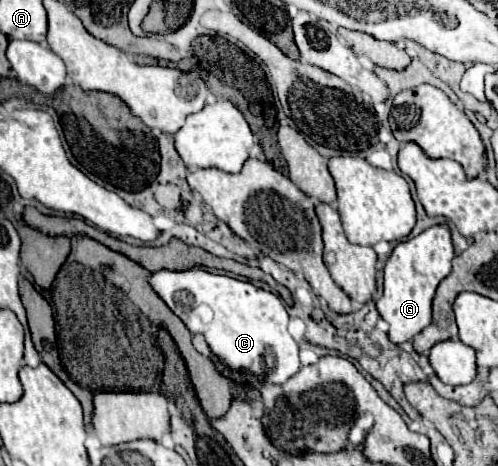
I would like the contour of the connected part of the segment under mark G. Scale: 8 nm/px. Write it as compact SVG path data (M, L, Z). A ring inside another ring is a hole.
M436 225L426 229L414 239L402 241L394 247L384 267L384 293L378 299L378 313L390 325L388 337L392 343L402 345L412 341L424 327L432 323L432 297L438 283L450 273L450 261L454 257L450 229Z

